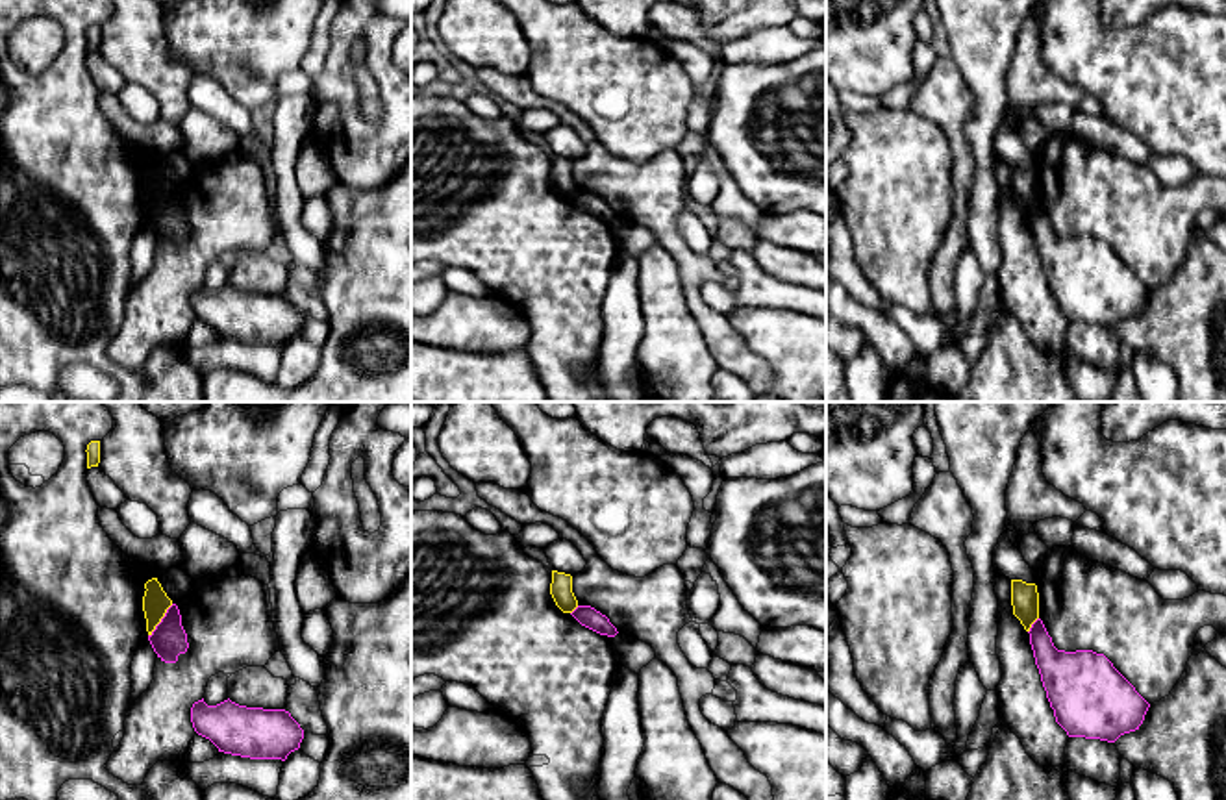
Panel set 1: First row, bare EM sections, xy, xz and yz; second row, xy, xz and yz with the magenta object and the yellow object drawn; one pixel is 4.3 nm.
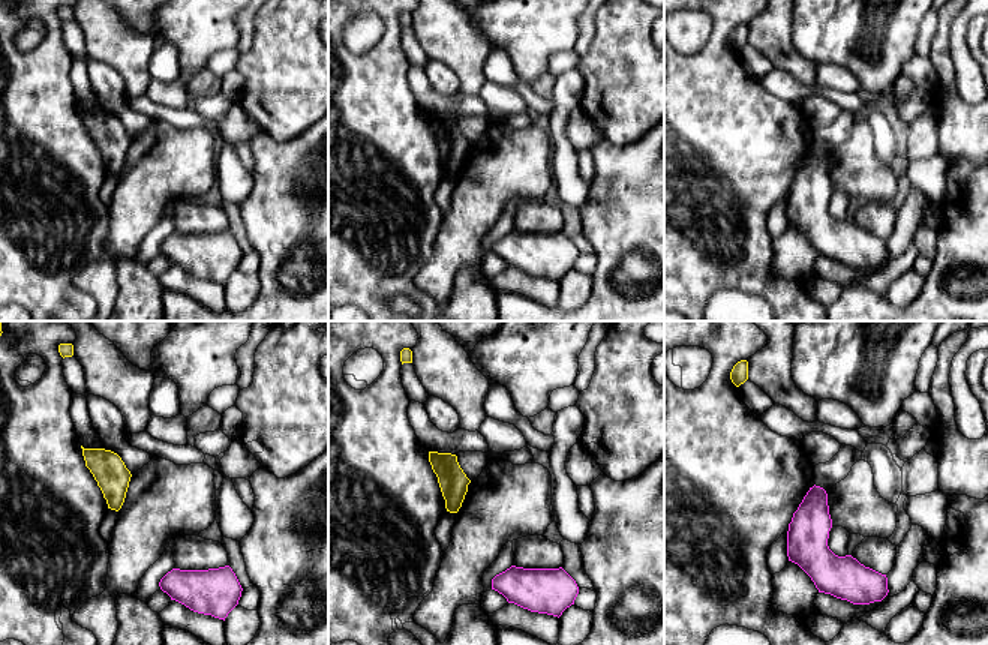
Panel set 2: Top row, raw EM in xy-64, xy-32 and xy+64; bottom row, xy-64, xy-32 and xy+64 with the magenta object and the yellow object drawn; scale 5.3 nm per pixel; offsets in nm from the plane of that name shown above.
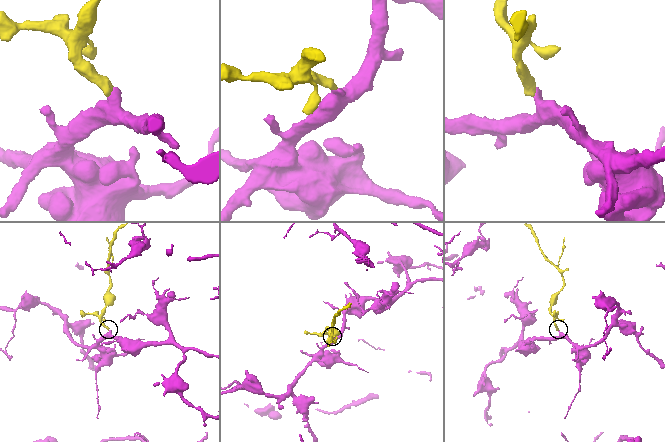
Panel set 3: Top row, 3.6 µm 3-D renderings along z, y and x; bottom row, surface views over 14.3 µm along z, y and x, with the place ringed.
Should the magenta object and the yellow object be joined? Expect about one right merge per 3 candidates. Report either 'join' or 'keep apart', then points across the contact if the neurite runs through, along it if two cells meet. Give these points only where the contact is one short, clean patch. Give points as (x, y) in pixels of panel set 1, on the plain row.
keep apart; border xy (173, 189), (149, 221)

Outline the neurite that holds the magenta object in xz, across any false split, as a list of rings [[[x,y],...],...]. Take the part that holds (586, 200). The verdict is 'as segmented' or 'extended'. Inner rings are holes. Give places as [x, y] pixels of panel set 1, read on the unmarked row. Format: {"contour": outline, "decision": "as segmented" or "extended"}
{"contour": [[[578,191],[570,200],[582,211],[585,211],[600,220],[615,222],[619,219],[617,213],[609,207],[609,204],[591,191]]], "decision": "as segmented"}

